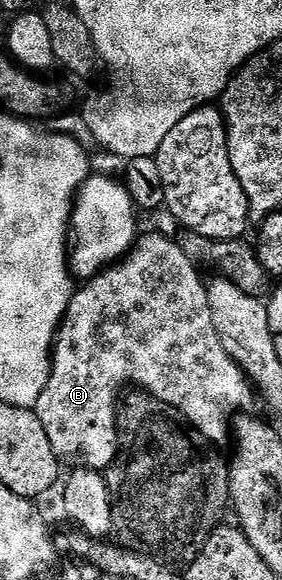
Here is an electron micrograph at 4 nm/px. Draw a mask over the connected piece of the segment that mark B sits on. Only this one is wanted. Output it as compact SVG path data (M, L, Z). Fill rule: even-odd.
M139 234L137 243L132 250L113 267L107 267L106 270L94 276L85 285L79 286L74 293L74 300L66 310L66 318L62 320L62 326L58 329L58 334L54 341L54 350L52 352L52 366L50 369L50 380L40 397L36 414L38 420L44 425L44 433L48 433L48 441L52 441L52 449L58 455L59 460L66 459L78 469L106 469L111 466L118 458L118 408L120 406L120 394L118 391L127 390L126 383L134 383L135 388L149 393L155 399L164 401L169 407L174 407L181 415L187 419L194 427L199 436L211 439L214 443L222 443L231 438L232 420L239 413L245 412L253 405L256 400L256 388L253 383L247 379L242 367L230 356L224 349L220 337L216 333L216 325L212 325L212 309L210 308L210 296L208 294L207 284L202 283L198 276L199 268L184 253L181 242L169 239L166 235L146 235Z

